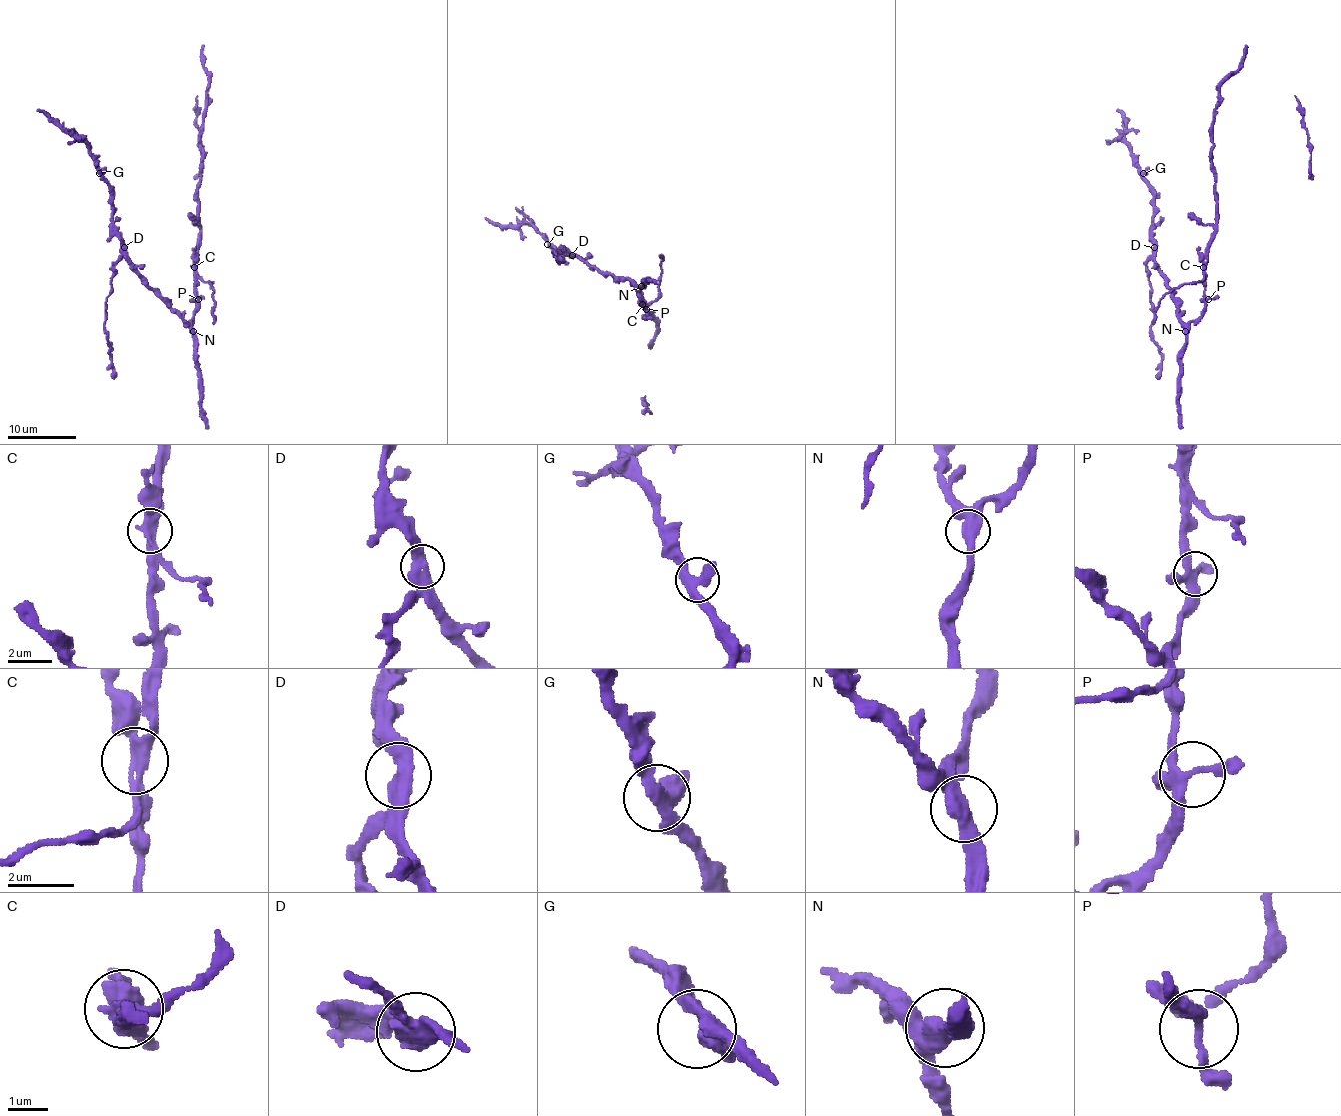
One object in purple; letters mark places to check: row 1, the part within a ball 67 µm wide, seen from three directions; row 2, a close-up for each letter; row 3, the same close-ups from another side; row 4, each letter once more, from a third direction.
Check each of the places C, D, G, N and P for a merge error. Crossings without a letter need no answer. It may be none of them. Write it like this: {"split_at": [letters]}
{"split_at": ["C"]}

